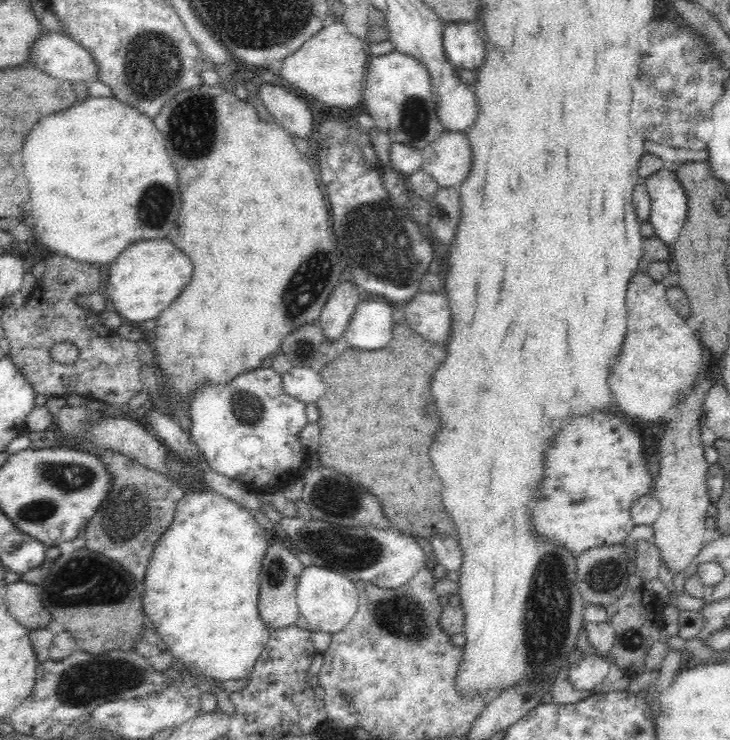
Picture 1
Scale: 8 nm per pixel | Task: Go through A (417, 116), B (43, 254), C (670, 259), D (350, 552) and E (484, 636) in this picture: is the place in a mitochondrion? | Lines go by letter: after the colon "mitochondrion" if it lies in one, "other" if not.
A: mitochondrion
B: other
C: other
D: mitochondrion
E: other

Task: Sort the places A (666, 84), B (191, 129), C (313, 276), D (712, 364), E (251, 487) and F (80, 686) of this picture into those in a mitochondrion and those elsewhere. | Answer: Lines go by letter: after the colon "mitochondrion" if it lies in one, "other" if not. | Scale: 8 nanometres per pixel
A: mitochondrion
B: mitochondrion
C: mitochondrion
D: other
E: other
F: mitochondrion

